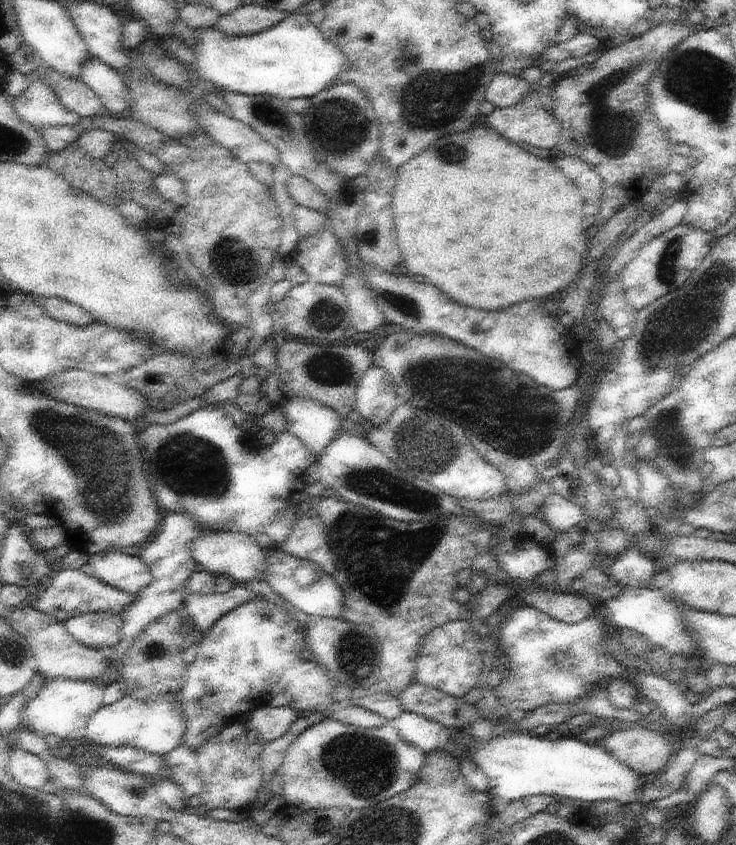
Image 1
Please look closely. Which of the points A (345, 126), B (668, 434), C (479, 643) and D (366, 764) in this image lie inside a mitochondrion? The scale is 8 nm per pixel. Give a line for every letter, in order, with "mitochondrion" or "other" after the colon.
A: mitochondrion
B: mitochondrion
C: other
D: mitochondrion

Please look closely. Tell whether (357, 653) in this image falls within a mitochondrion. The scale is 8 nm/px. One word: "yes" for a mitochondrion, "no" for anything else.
yes

